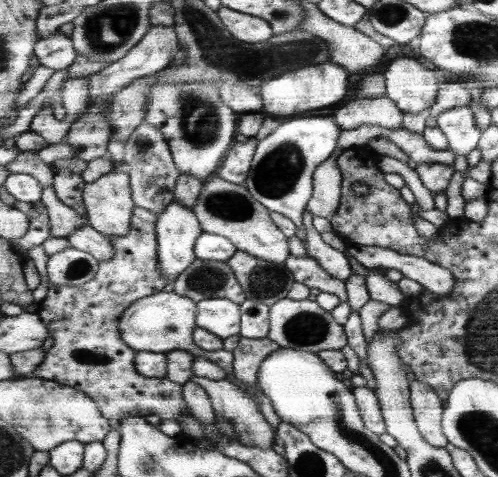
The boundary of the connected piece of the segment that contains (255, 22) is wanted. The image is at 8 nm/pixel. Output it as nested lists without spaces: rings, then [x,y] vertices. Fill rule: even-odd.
[[[222,7],[218,14],[232,32],[232,36],[238,40],[248,43],[262,42],[274,34],[271,24],[260,17],[238,12],[228,7]]]

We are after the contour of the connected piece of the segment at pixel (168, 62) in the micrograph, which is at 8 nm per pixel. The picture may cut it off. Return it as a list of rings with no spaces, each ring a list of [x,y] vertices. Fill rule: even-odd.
[[[153,26],[144,40],[135,46],[122,60],[115,62],[110,68],[100,74],[89,77],[91,82],[90,96],[91,106],[99,101],[99,98],[108,98],[123,88],[126,88],[135,80],[145,76],[164,72],[173,65],[173,59],[181,47],[181,40],[175,27]]]

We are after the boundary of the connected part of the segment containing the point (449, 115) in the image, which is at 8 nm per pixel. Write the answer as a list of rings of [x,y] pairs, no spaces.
[[[468,105],[450,108],[437,116],[438,128],[448,139],[455,156],[466,156],[478,148],[482,130],[475,120],[474,110]]]

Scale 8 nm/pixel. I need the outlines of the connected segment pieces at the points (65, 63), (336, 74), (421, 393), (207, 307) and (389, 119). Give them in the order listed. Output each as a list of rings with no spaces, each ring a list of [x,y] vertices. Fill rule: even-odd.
[[[60,31],[48,38],[40,39],[36,45],[36,54],[41,58],[43,66],[56,71],[70,69],[80,55],[73,37]]]
[[[329,60],[324,64],[296,66],[292,72],[286,72],[263,82],[257,90],[262,99],[261,112],[296,114],[296,112],[314,110],[344,100],[348,94],[348,72],[344,66],[330,63]]]
[[[414,380],[410,385],[411,406],[414,410],[415,423],[427,439],[428,444],[445,448],[449,443],[441,427],[444,404],[438,394],[426,382]]]
[[[216,298],[199,303],[198,325],[227,340],[240,334],[240,306],[231,299]]]
[[[386,96],[354,99],[345,104],[346,106],[342,106],[331,116],[333,121],[344,130],[352,130],[352,127],[360,123],[391,129],[403,127],[403,111]]]

